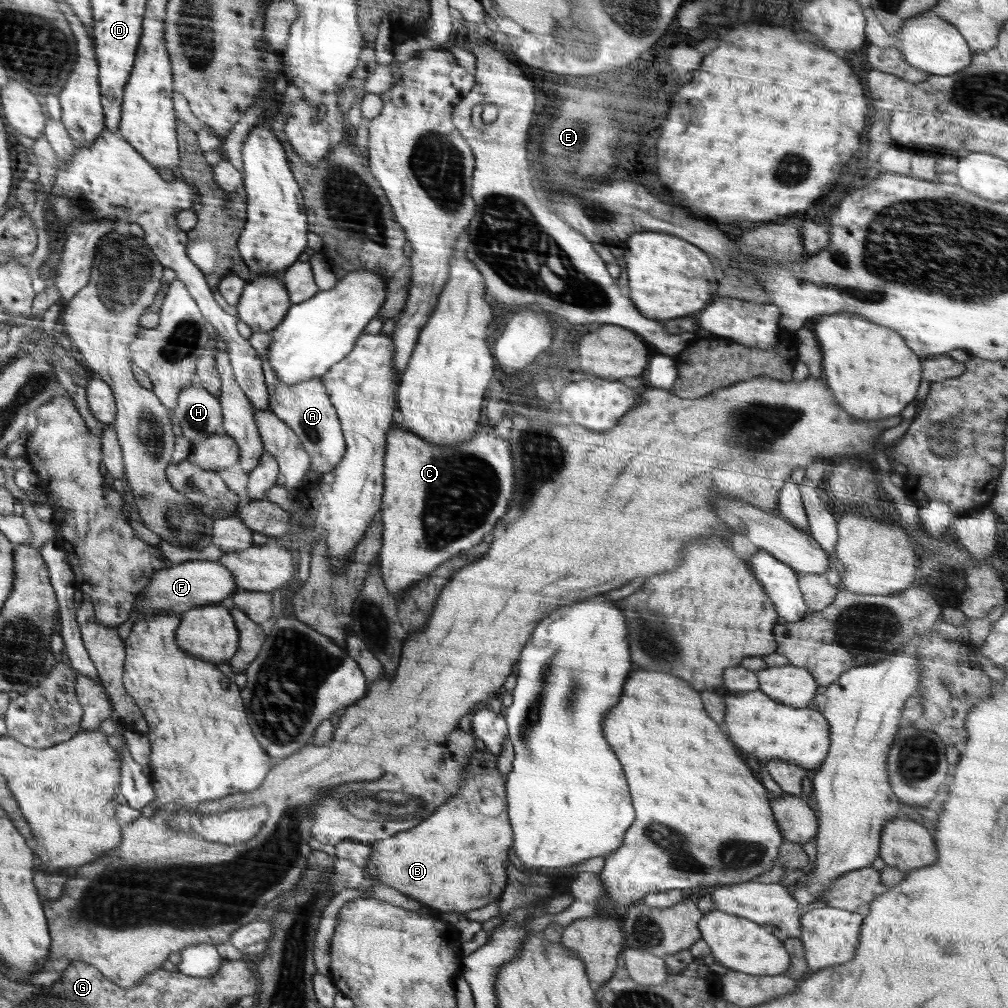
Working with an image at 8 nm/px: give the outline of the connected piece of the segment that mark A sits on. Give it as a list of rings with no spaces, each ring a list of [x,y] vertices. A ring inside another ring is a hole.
[[[253,332],[249,343],[257,350],[262,360],[265,386],[269,394],[269,409],[280,420],[283,420],[301,441],[302,447],[309,454],[311,468],[323,475],[333,472],[345,453],[345,439],[341,430],[341,422],[336,410],[326,394],[326,387],[322,386],[320,377],[306,380],[300,384],[282,384],[270,368],[268,347],[261,343],[260,332]]]

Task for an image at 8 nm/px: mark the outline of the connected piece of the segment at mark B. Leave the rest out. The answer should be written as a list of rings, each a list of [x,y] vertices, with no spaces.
[[[475,745],[475,752],[469,758],[469,763],[465,766],[465,772],[461,776],[461,785],[459,792],[455,794],[452,798],[448,799],[442,806],[439,806],[426,820],[423,820],[418,826],[412,827],[410,830],[405,830],[404,832],[399,832],[394,836],[378,841],[371,845],[372,856],[370,856],[370,864],[368,868],[364,869],[365,877],[367,879],[366,885],[369,882],[369,877],[371,879],[376,879],[378,882],[398,890],[400,894],[408,898],[413,898],[417,900],[426,909],[429,909],[434,915],[439,915],[443,913],[453,913],[458,912],[461,916],[471,910],[482,909],[490,904],[490,902],[496,902],[500,900],[503,889],[506,886],[508,880],[506,874],[506,863],[510,860],[514,860],[508,857],[508,848],[512,848],[513,842],[513,832],[511,829],[511,824],[507,813],[507,800],[505,795],[505,779],[500,774],[500,771],[496,768],[496,760],[498,756],[492,754],[487,748],[485,751],[481,751]]]

